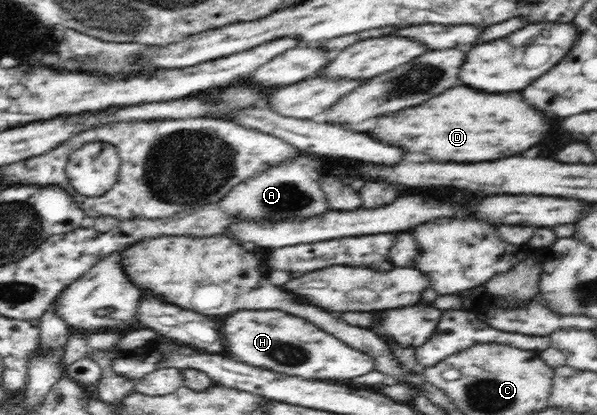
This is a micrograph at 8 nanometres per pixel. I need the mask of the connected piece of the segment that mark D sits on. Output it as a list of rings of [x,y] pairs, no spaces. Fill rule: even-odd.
[[[459,85],[417,107],[397,111],[393,117],[379,117],[377,125],[367,133],[407,153],[423,153],[431,161],[479,163],[527,151],[541,141],[549,127],[551,121],[541,111],[525,105],[521,93],[487,95]]]

